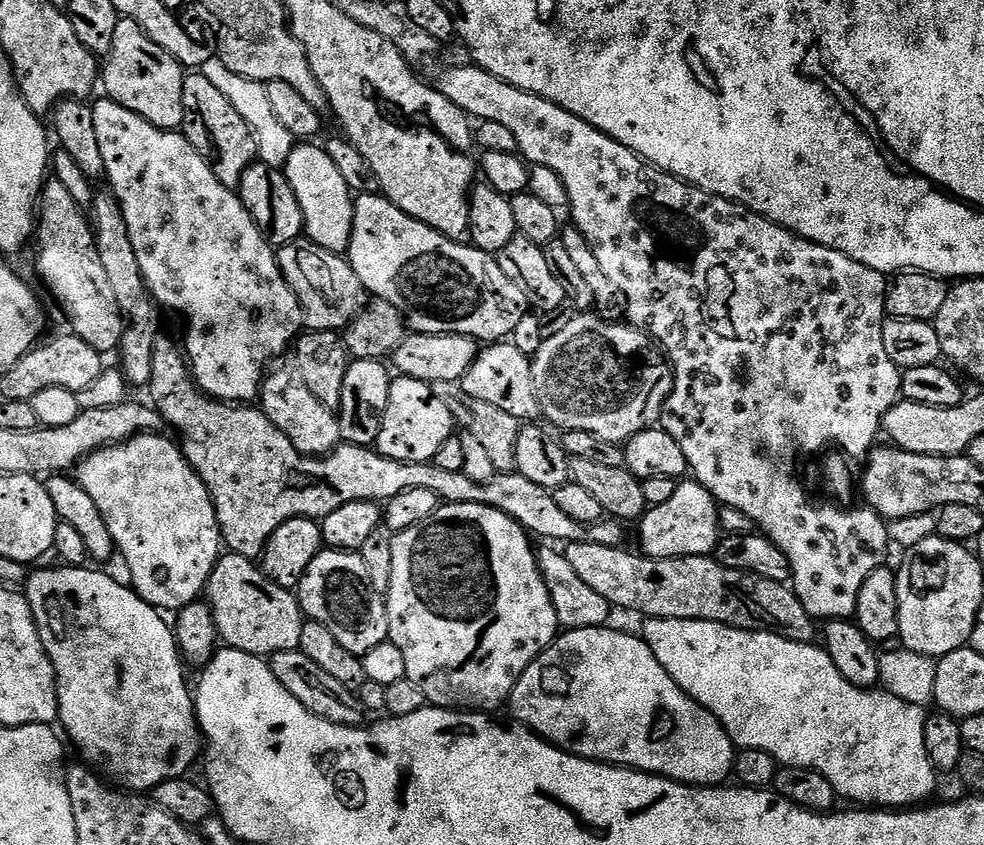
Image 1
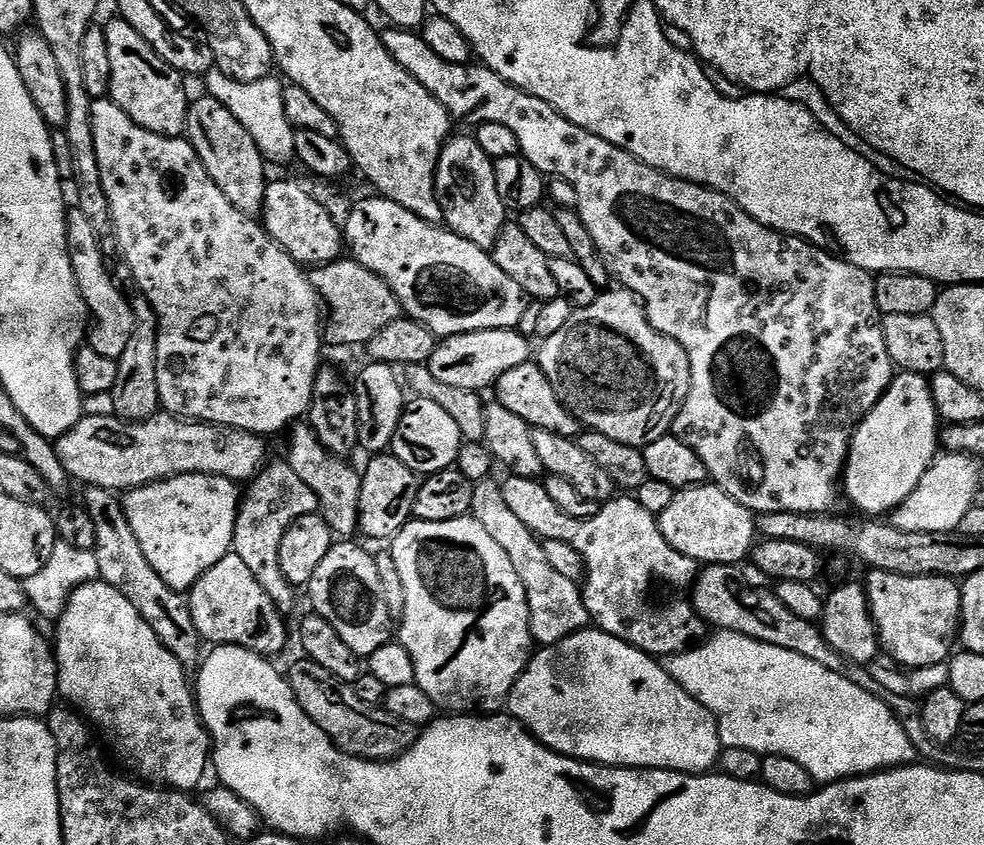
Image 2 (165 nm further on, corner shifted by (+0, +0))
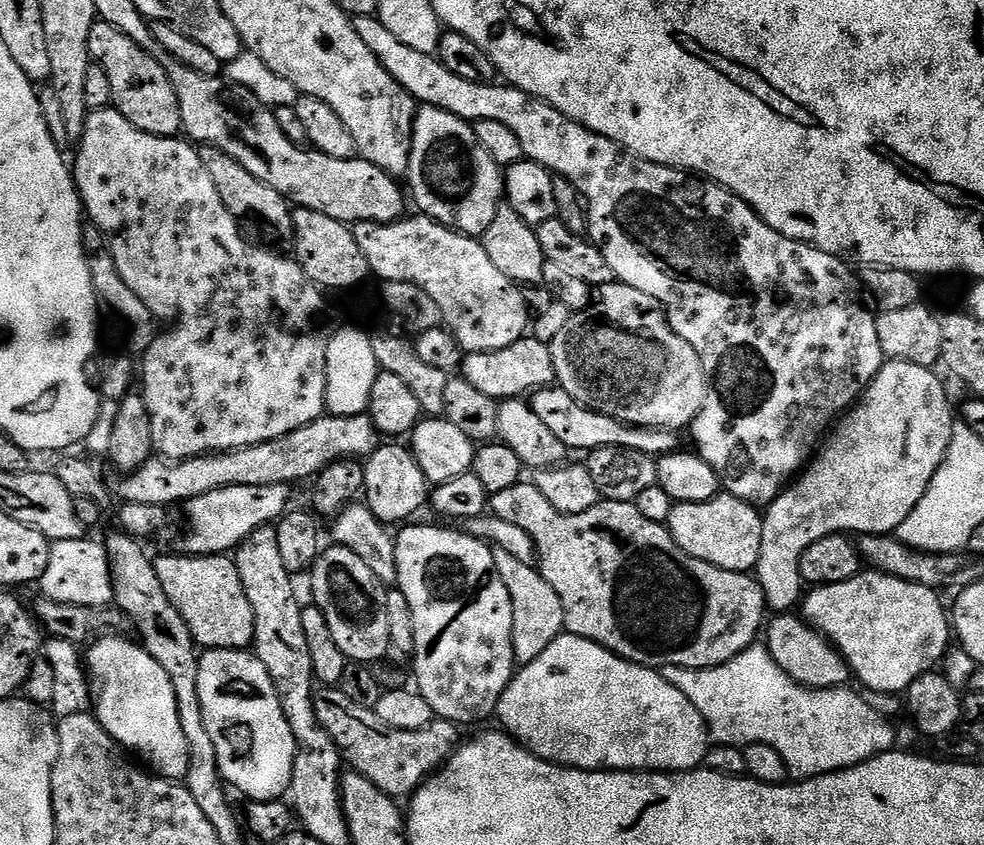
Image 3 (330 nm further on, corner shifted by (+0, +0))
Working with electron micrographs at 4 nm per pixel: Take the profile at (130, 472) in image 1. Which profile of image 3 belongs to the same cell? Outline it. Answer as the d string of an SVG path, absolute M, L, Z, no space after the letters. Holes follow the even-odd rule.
M289 485L274 486L230 486L210 490L198 498L187 501L188 537L184 540L183 551L190 556L214 556L228 554L240 547L241 542L256 528L269 527L289 511Z

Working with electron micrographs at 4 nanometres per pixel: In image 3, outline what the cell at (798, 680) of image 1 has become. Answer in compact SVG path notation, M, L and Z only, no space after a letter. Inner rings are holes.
M753 646L742 654L730 658L722 666L713 668L683 668L666 666L662 670L666 682L670 682L702 714L704 725L708 727L709 737L716 744L747 746L765 744L774 746L786 762L789 773L797 781L812 780L824 776L827 772L840 772L843 768L853 768L883 752L893 751L897 747L896 732L892 724L876 708L871 708L856 692L843 688L804 688L768 652L767 647Z

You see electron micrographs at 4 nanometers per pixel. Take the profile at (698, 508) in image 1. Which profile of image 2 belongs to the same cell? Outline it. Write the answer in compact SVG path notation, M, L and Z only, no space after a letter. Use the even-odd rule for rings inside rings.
M711 482L677 491L674 502L662 510L658 523L666 542L700 566L745 563L758 539L753 513Z

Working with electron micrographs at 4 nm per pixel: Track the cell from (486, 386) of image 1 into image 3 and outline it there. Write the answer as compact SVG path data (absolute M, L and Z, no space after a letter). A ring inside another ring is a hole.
M558 386L537 388L531 393L530 403L534 414L542 418L542 423L549 428L568 447L569 450L576 448L581 454L594 451L602 446L622 446L630 450L642 450L647 456L669 456L671 452L681 451L682 444L675 431L671 428L633 428L631 424L623 424L621 420L610 418L601 412L595 412L584 408L577 400L570 398L566 390Z

